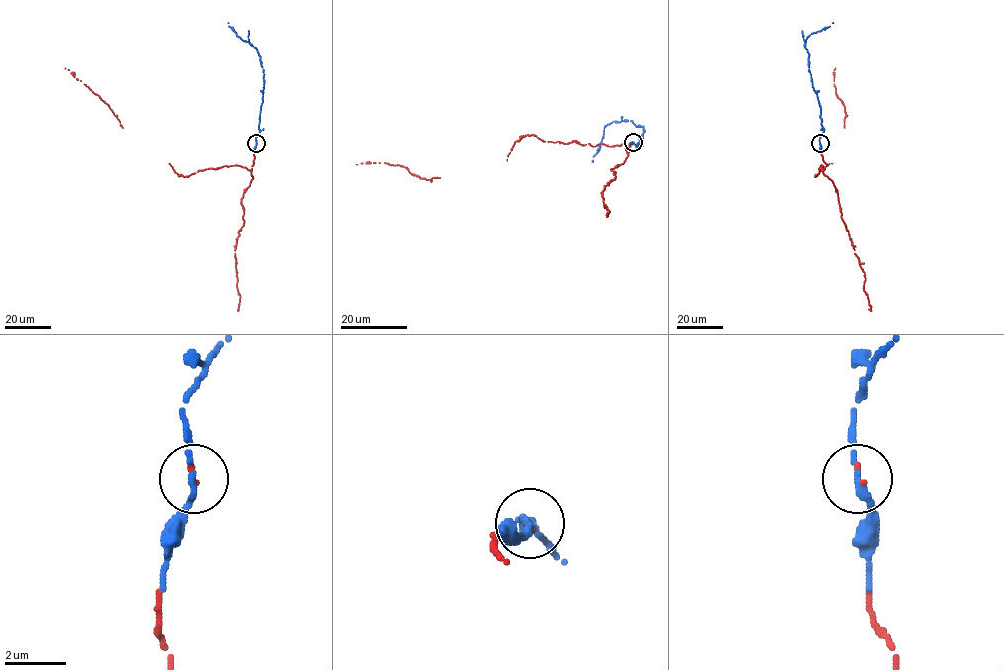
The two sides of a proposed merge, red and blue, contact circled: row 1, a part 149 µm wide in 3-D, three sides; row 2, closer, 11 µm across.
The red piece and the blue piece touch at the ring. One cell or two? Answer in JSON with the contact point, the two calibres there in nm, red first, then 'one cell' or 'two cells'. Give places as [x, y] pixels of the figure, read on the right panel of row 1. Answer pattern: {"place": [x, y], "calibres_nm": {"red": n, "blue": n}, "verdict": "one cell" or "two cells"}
{"place": [820, 143], "calibres_nm": {"red": 160, "blue": 200}, "verdict": "one cell"}

